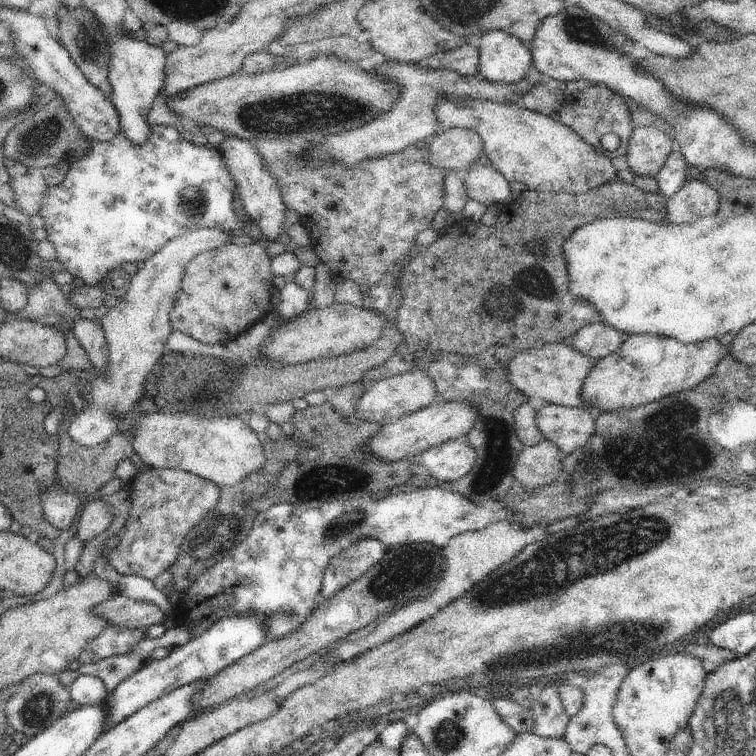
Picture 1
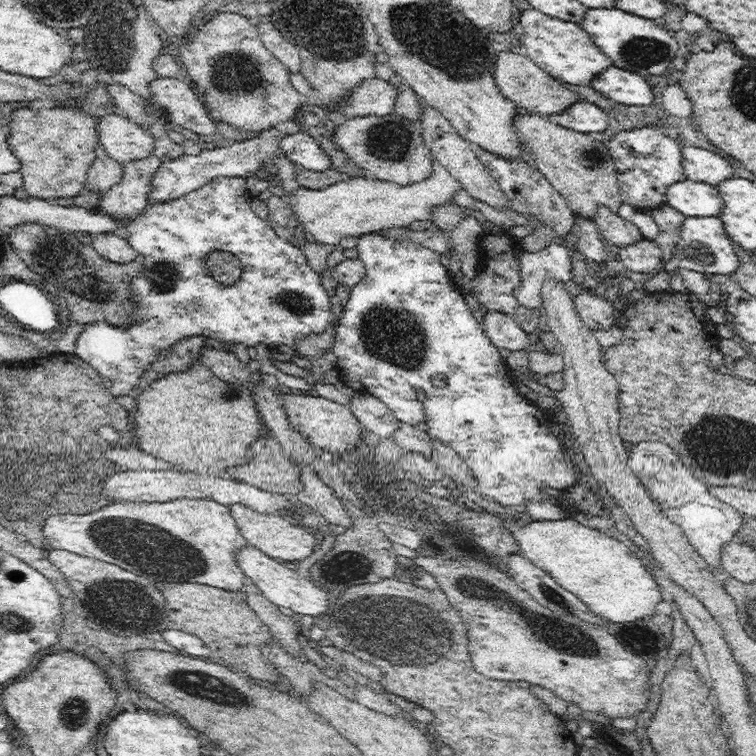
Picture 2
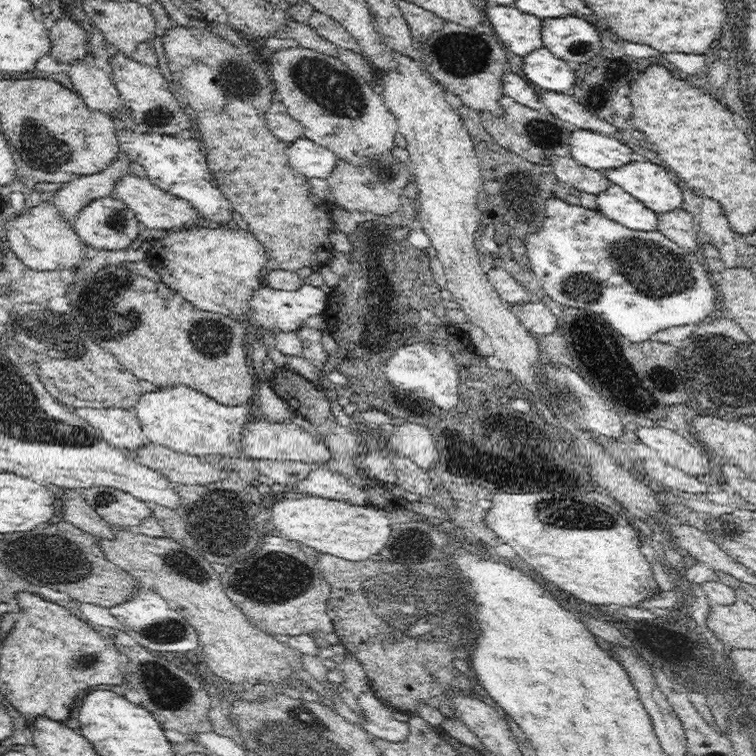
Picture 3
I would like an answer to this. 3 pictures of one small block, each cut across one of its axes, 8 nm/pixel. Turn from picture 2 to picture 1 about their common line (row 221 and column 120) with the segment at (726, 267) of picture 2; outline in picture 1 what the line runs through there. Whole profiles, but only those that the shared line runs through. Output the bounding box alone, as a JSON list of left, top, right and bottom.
[103,614,269,734]

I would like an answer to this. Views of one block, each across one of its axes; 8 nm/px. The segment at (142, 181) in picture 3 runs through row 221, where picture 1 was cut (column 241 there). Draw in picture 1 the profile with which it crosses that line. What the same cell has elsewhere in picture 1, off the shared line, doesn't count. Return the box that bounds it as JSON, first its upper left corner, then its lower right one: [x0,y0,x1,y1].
[217,134,283,244]

